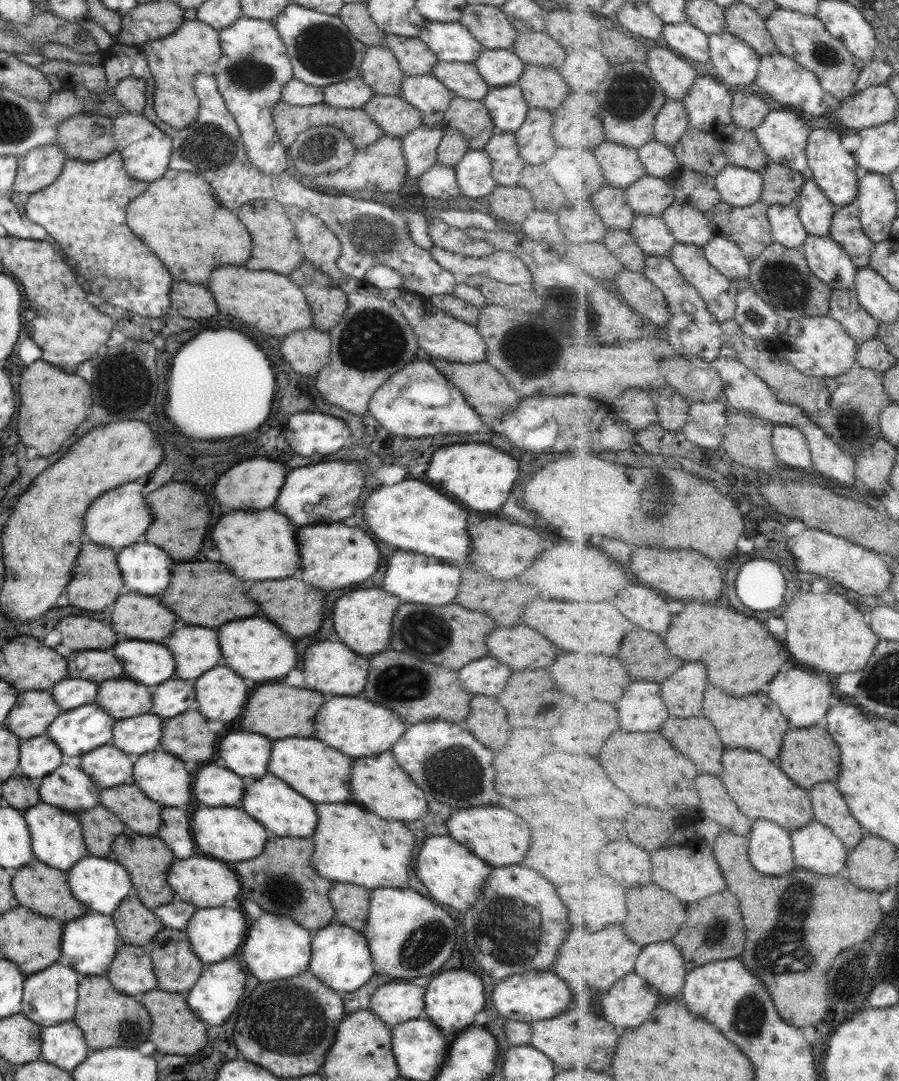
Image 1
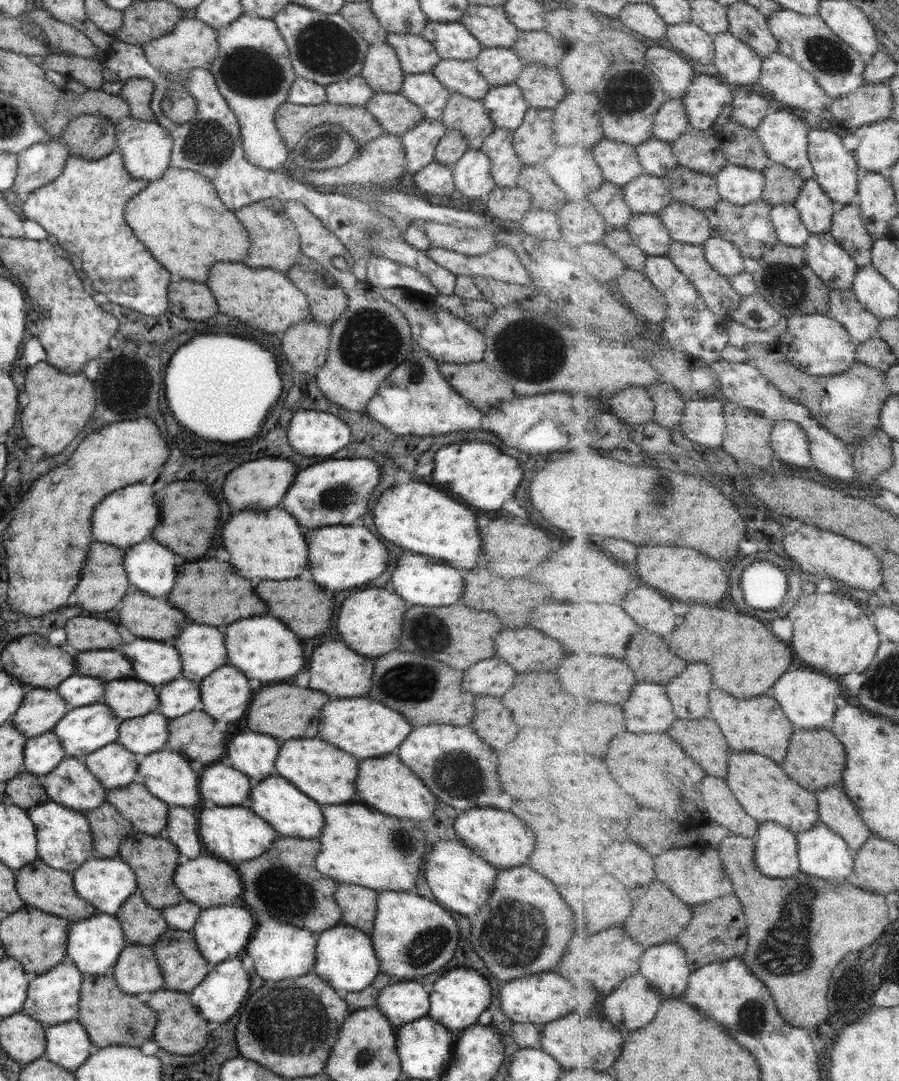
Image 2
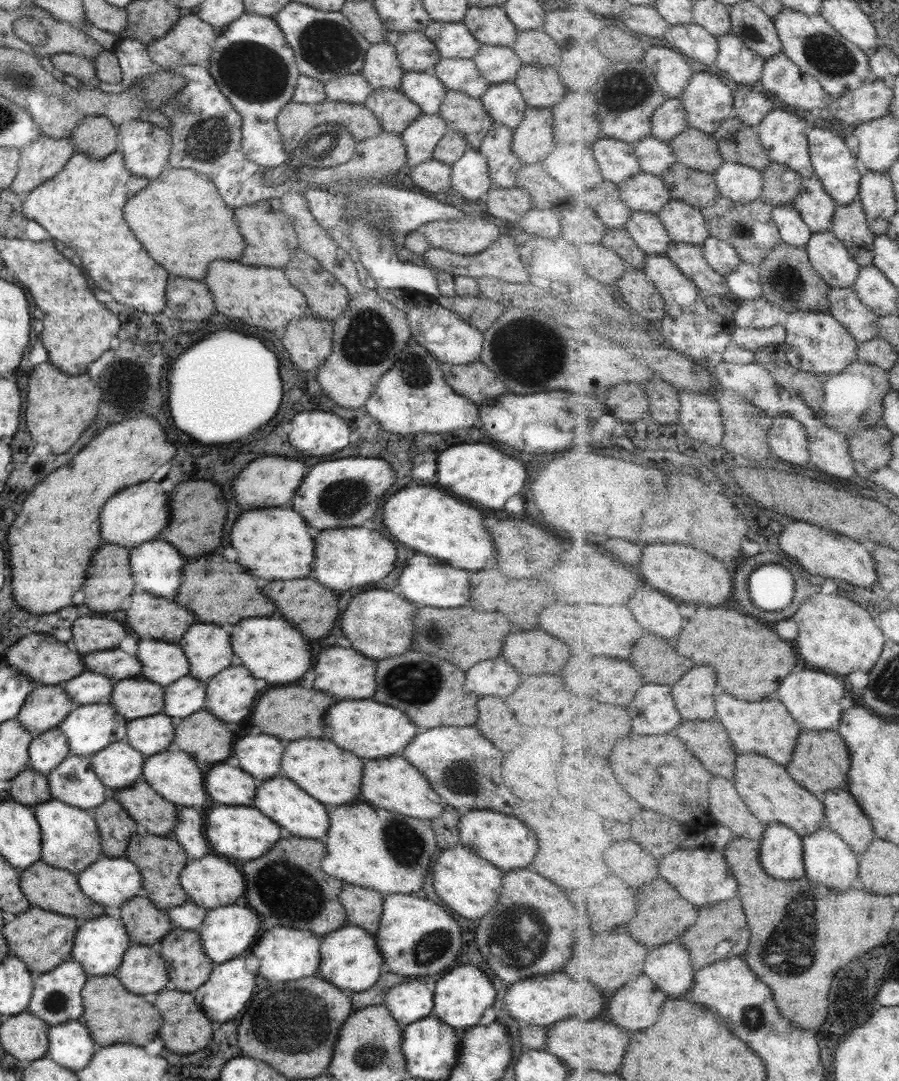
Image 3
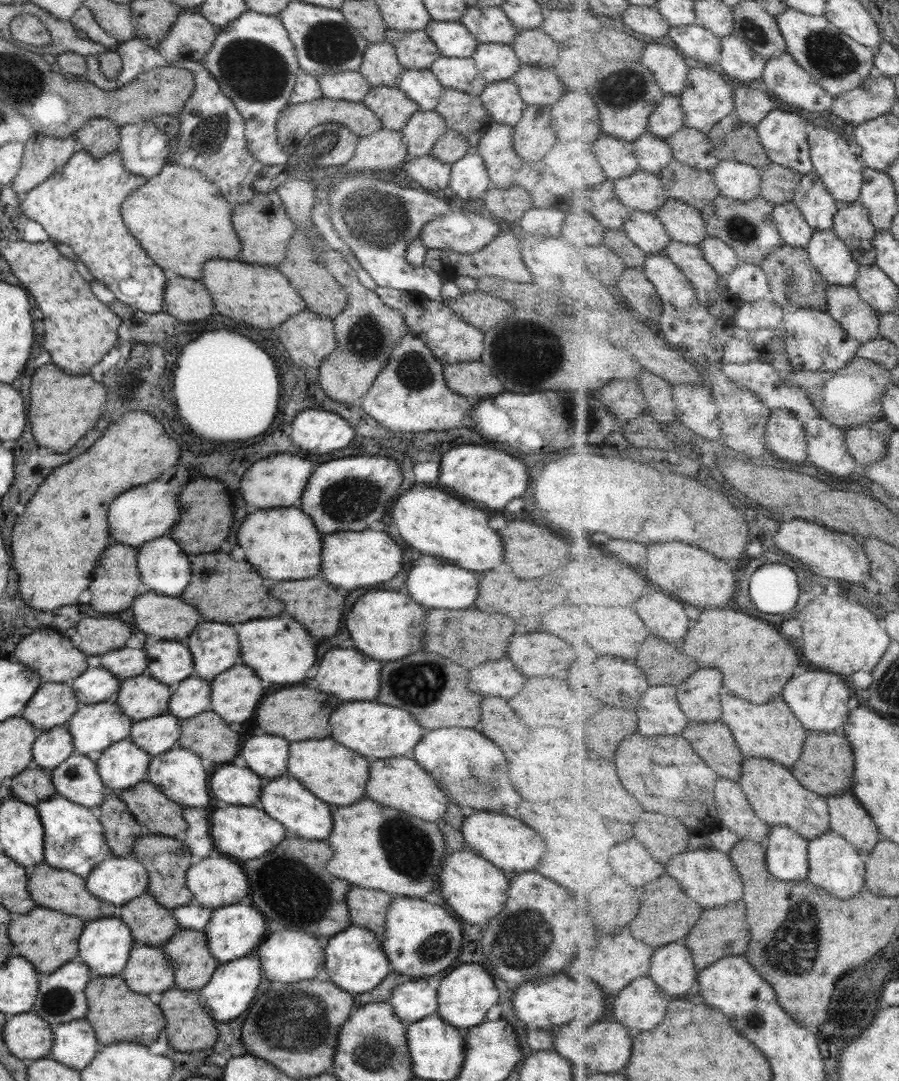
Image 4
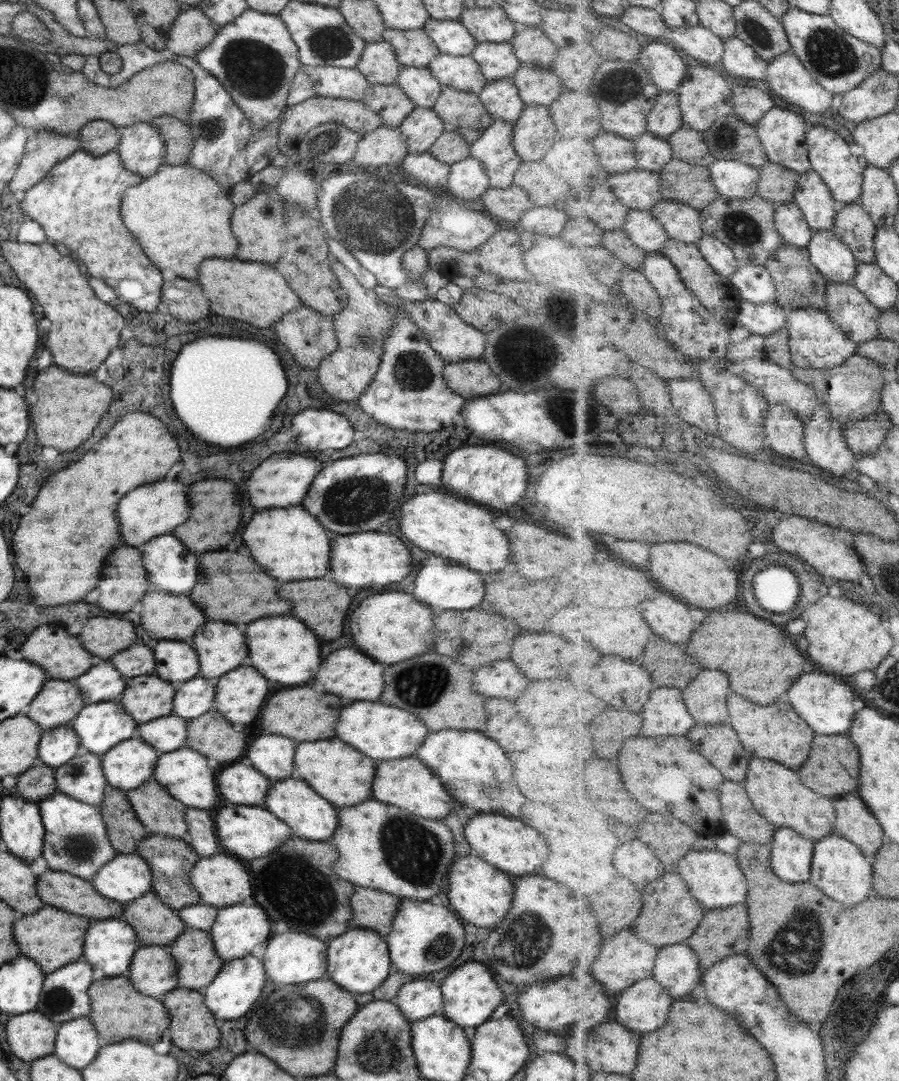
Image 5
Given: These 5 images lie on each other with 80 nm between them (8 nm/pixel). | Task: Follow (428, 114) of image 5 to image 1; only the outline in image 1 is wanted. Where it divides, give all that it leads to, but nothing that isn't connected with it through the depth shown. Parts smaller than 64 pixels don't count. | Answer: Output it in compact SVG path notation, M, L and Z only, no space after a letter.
M421 124L400 139L408 179L419 178L436 163L436 151L443 133L440 125L425 127Z

